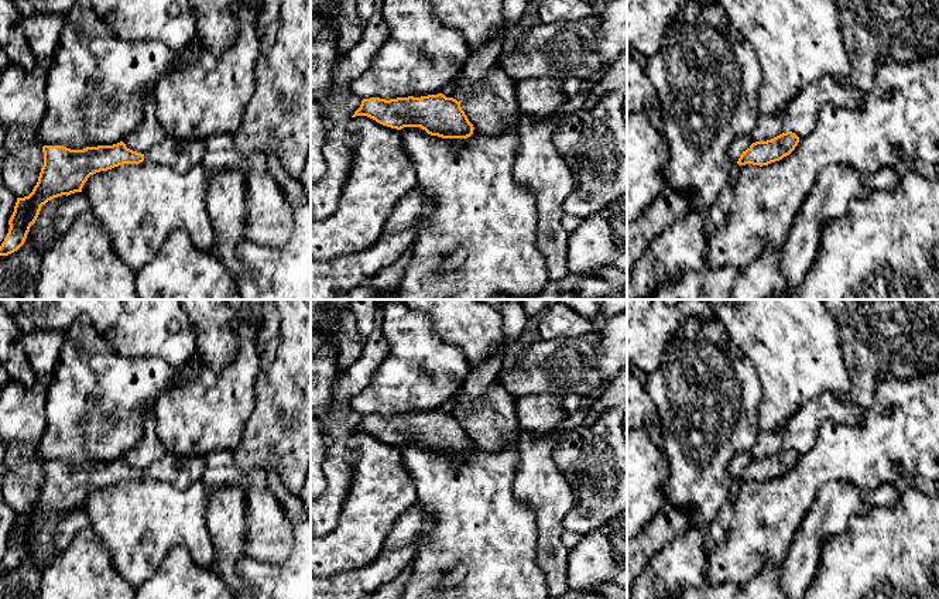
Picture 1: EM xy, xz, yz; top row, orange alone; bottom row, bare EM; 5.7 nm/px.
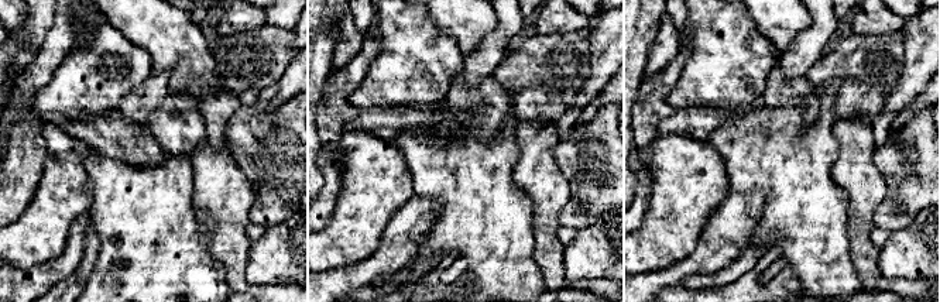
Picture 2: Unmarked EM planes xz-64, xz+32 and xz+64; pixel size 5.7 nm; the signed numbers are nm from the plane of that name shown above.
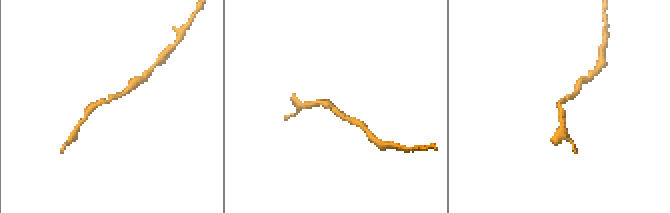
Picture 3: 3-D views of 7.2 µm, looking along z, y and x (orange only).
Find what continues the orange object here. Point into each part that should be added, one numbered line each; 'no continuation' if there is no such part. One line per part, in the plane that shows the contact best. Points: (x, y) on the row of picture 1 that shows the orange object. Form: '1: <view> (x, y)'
no continuation

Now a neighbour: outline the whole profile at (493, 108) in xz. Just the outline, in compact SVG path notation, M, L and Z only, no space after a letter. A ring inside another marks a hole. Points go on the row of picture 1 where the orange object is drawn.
M494 65L479 89L460 102L473 127L487 136L517 130L521 110L517 102L517 82L504 68Z

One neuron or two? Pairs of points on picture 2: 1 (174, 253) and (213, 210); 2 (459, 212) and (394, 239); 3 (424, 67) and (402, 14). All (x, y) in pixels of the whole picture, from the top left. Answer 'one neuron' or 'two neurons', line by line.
1: two neurons
2: two neurons
3: one neuron

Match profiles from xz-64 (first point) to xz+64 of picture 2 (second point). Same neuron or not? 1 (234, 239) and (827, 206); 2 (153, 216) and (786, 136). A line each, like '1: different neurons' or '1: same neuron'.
1: different neurons
2: same neuron

